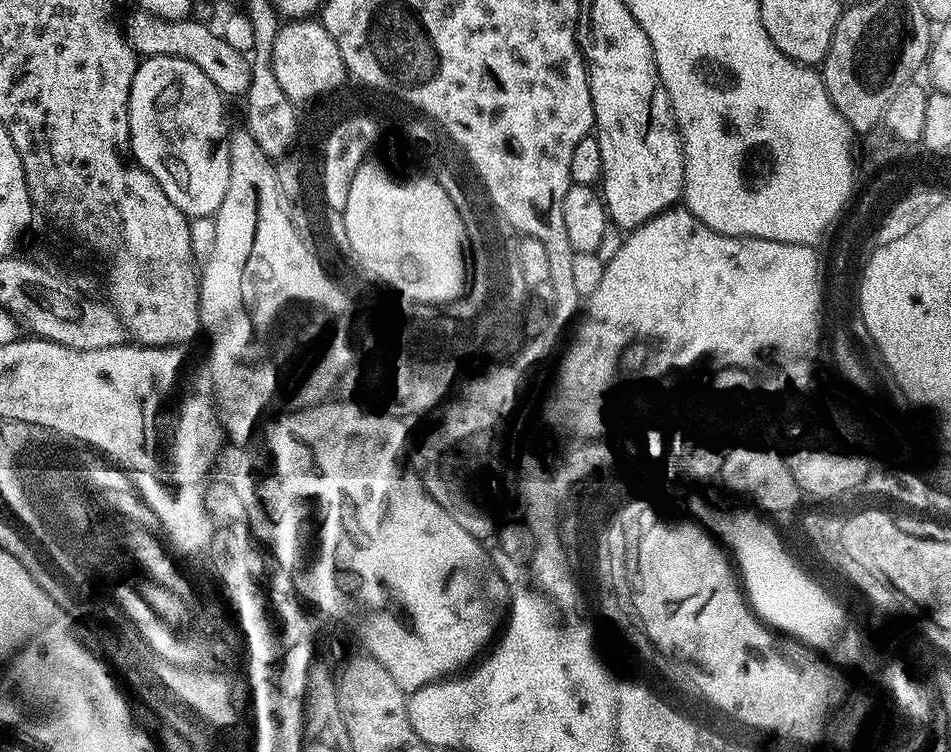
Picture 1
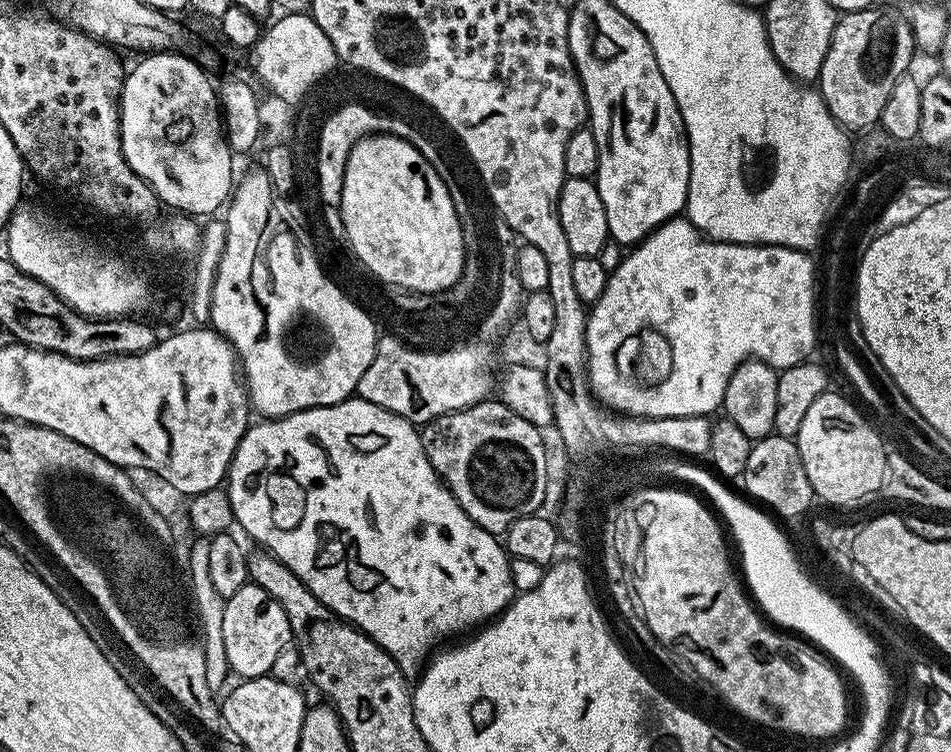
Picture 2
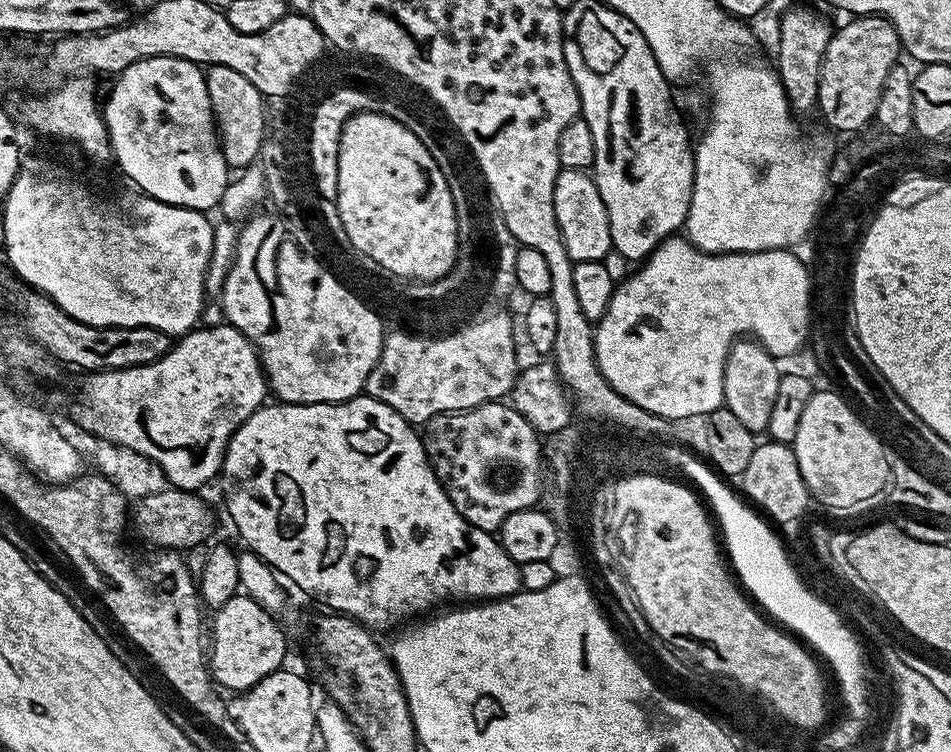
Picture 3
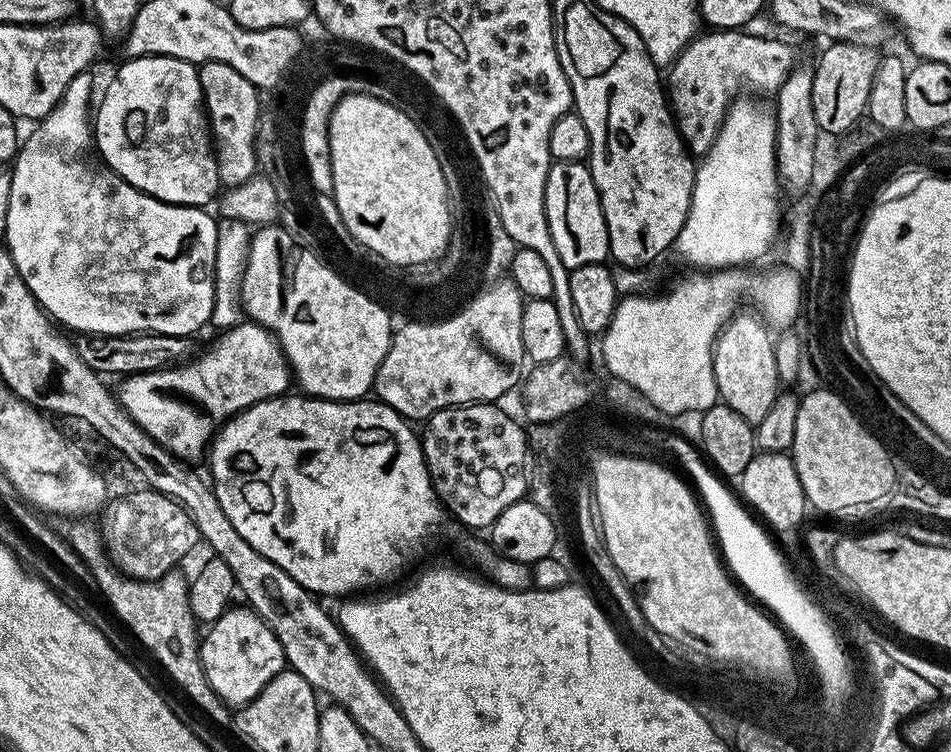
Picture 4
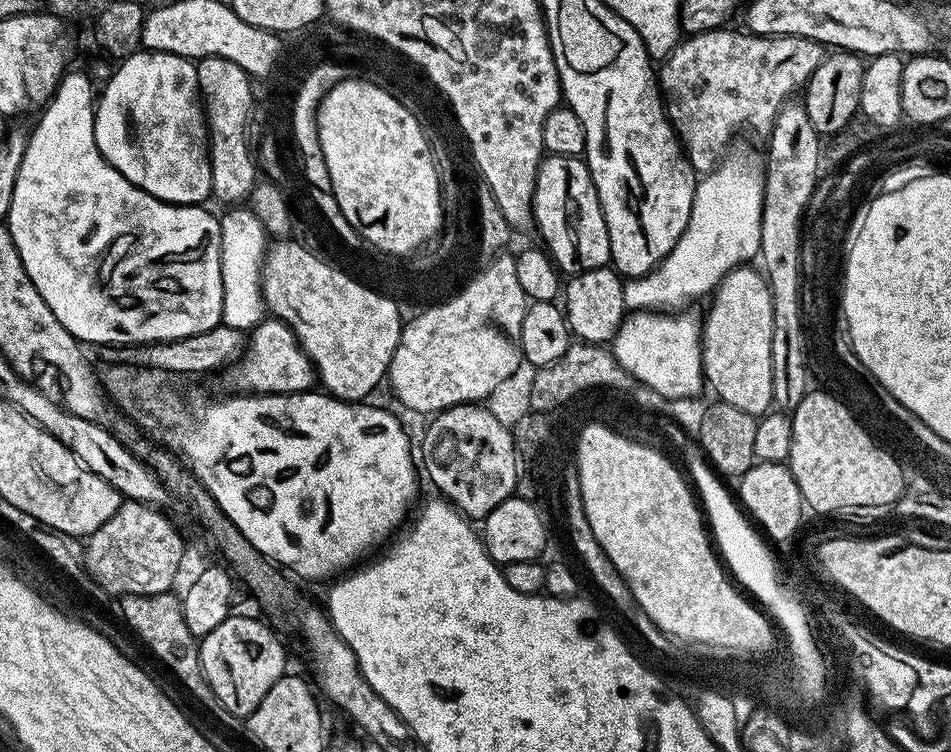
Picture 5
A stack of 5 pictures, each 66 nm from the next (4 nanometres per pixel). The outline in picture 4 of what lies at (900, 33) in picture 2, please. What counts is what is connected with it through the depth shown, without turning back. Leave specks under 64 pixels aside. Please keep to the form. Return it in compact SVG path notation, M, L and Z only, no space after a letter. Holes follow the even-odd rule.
M832 42L828 49L820 56L820 61L814 64L812 77L814 78L814 118L818 118L821 132L845 132L860 123L868 111L868 99L876 81L876 72L880 68L881 57L876 56L877 49L867 44L847 44L845 42Z

